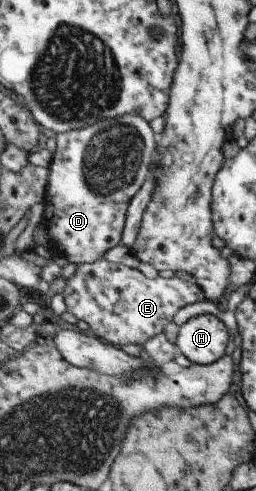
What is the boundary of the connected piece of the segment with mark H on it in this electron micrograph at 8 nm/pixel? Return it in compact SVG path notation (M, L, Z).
M202 314L181 325L176 346L188 361L204 365L222 357L226 341L226 327L214 315Z

